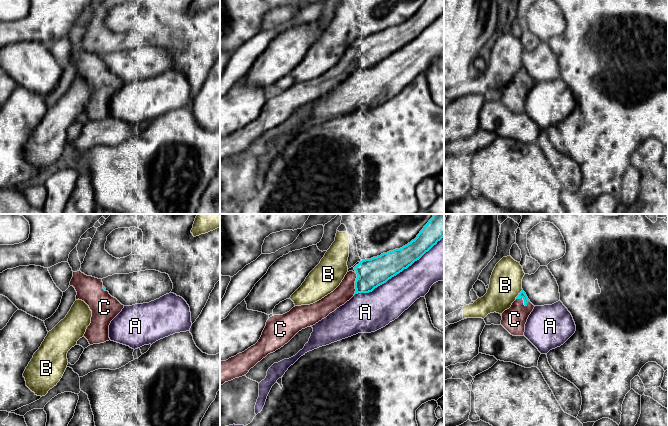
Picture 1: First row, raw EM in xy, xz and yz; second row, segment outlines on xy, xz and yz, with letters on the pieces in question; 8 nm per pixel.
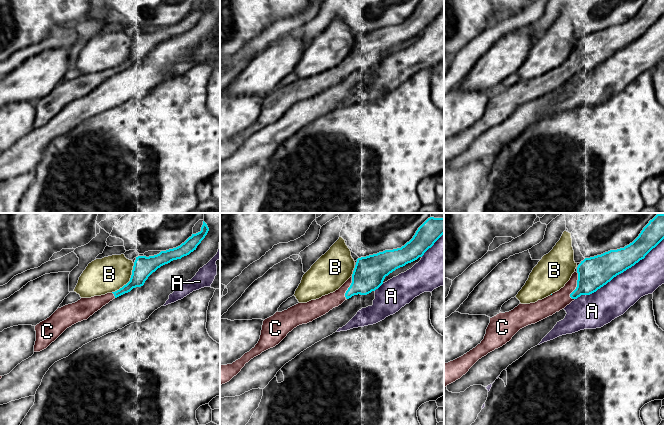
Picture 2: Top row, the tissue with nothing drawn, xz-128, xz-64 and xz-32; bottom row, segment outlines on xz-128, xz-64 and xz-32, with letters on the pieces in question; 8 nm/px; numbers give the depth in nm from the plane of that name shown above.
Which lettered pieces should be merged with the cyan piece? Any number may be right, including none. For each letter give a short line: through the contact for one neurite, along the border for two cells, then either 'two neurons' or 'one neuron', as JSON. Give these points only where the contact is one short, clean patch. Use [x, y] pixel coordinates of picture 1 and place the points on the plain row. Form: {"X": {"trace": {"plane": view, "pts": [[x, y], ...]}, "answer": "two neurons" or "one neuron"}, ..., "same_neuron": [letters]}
{"A": {"answer": "two neurons"}, "B": {"answer": "two neurons"}, "C": {"answer": "one neuron"}, "same_neuron": ["C"]}

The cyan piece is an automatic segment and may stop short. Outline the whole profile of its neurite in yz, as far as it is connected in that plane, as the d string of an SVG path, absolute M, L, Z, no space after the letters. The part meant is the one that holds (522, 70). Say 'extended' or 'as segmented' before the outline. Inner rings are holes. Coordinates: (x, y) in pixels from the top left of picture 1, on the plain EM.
extended | M522 66L511 83L502 89L501 101L513 112L524 112L525 100L534 83Z

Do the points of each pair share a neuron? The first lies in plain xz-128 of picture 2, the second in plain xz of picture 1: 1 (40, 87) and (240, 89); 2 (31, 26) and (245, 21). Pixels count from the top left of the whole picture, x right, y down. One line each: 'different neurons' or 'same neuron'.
1: different neurons
2: same neuron

